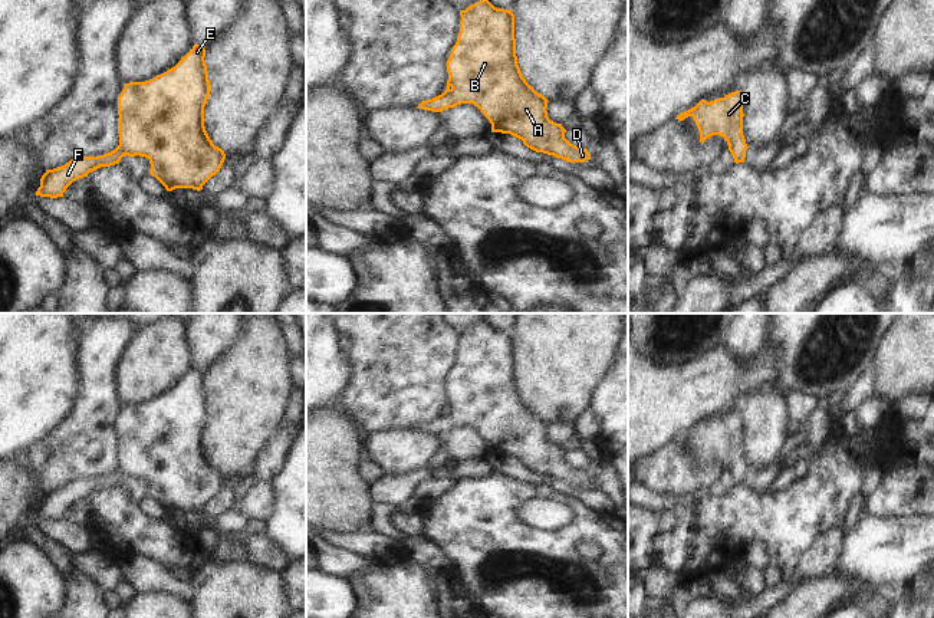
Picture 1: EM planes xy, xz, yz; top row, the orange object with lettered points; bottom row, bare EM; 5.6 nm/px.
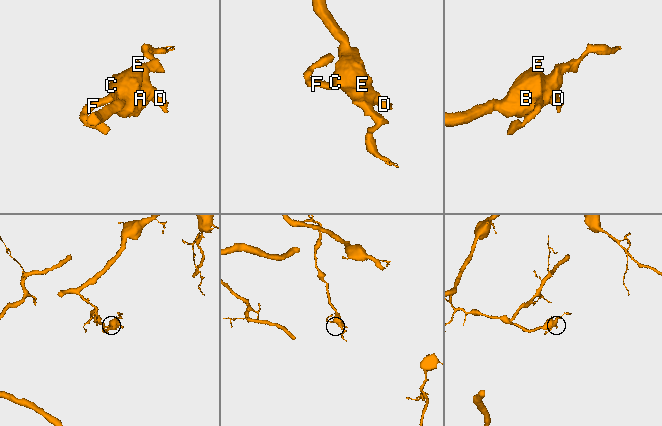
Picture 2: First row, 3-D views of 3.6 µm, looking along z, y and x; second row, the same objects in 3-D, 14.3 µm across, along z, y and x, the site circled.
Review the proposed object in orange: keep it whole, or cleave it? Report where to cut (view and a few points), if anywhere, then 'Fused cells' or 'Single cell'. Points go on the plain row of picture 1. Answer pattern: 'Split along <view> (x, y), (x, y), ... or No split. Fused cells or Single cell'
No split. Single cell.

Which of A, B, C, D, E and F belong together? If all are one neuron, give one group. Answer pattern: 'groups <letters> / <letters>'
groups A B C D E F

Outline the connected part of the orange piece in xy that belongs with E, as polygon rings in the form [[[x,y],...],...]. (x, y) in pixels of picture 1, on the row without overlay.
[[[194,366],[181,382],[167,394],[145,404],[124,407],[118,418],[118,456],[119,467],[103,477],[78,479],[62,489],[46,492],[40,500],[36,517],[57,520],[76,502],[89,494],[119,486],[124,477],[145,479],[149,481],[149,496],[155,499],[167,513],[175,510],[203,512],[203,507],[216,497],[226,476],[210,461],[204,448],[204,428],[210,418],[210,402],[205,387],[205,371]]]

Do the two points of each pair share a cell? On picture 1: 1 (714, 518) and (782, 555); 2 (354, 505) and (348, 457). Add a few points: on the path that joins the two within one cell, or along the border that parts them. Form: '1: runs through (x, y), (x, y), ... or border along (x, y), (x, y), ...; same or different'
1: runs through (732, 519), (750, 519), (769, 538); same
2: runs through (348, 493), (348, 469); same

